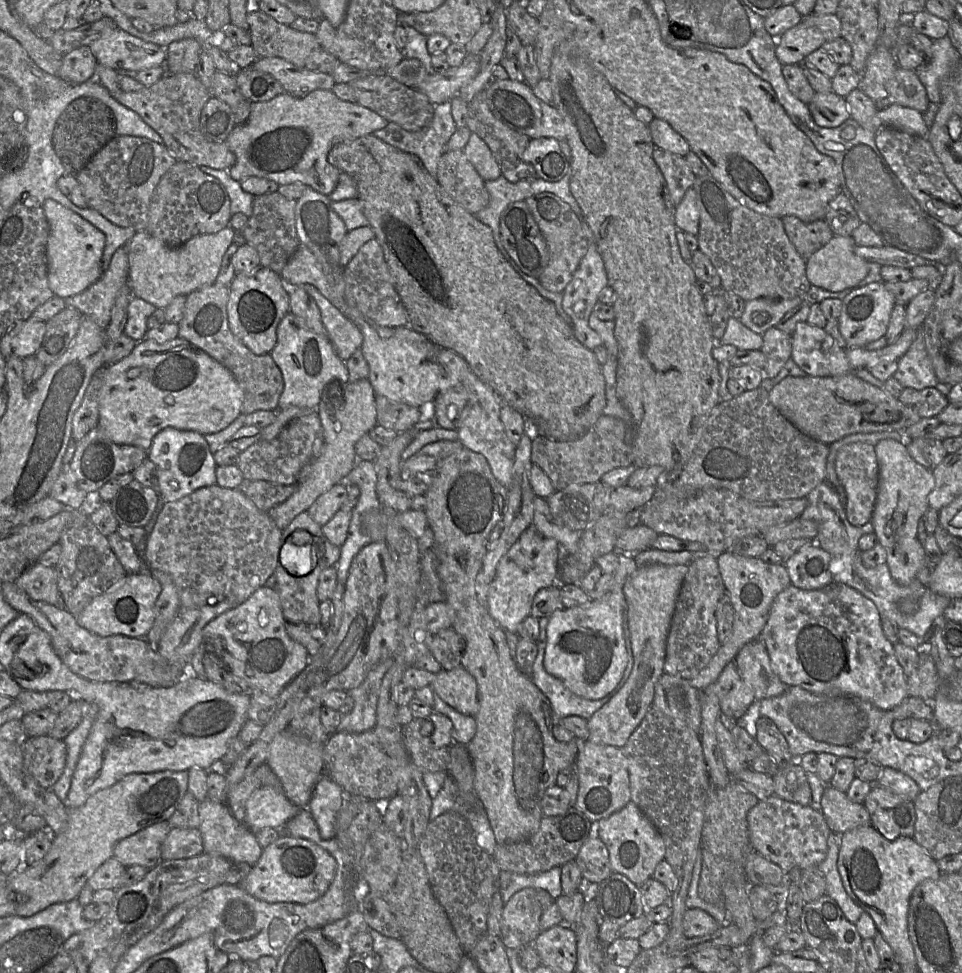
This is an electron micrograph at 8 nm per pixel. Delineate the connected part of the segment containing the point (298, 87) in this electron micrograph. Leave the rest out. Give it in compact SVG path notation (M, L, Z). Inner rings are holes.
M259 57L249 67L273 76L284 91L303 97L316 89L331 90L335 84L331 74L298 67L283 58Z

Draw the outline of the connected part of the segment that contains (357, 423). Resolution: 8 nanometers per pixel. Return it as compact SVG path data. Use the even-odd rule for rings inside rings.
M368 378L360 379L354 382L343 383L341 387L337 387L335 392L323 395L323 400L317 409L320 422L323 429L324 443L320 454L312 459L300 470L297 481L295 483L295 491L293 494L280 505L268 510L269 516L274 520L280 529L287 527L291 521L300 513L307 512L312 503L323 493L328 491L332 486L340 482L344 482L344 478L352 471L357 462L355 445L364 435L368 434L377 424L377 410L375 397L376 392ZM342 391L342 404L339 405L335 394ZM330 401L333 408L328 413L324 407L324 403Z

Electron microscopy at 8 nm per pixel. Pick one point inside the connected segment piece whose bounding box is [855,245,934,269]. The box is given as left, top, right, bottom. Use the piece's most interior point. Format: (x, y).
(884, 255)

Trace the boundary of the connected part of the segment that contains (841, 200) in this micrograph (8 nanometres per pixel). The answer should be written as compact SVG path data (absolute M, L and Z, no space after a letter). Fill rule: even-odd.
M843 192L830 201L824 221L835 236L851 236L862 223L851 200Z

